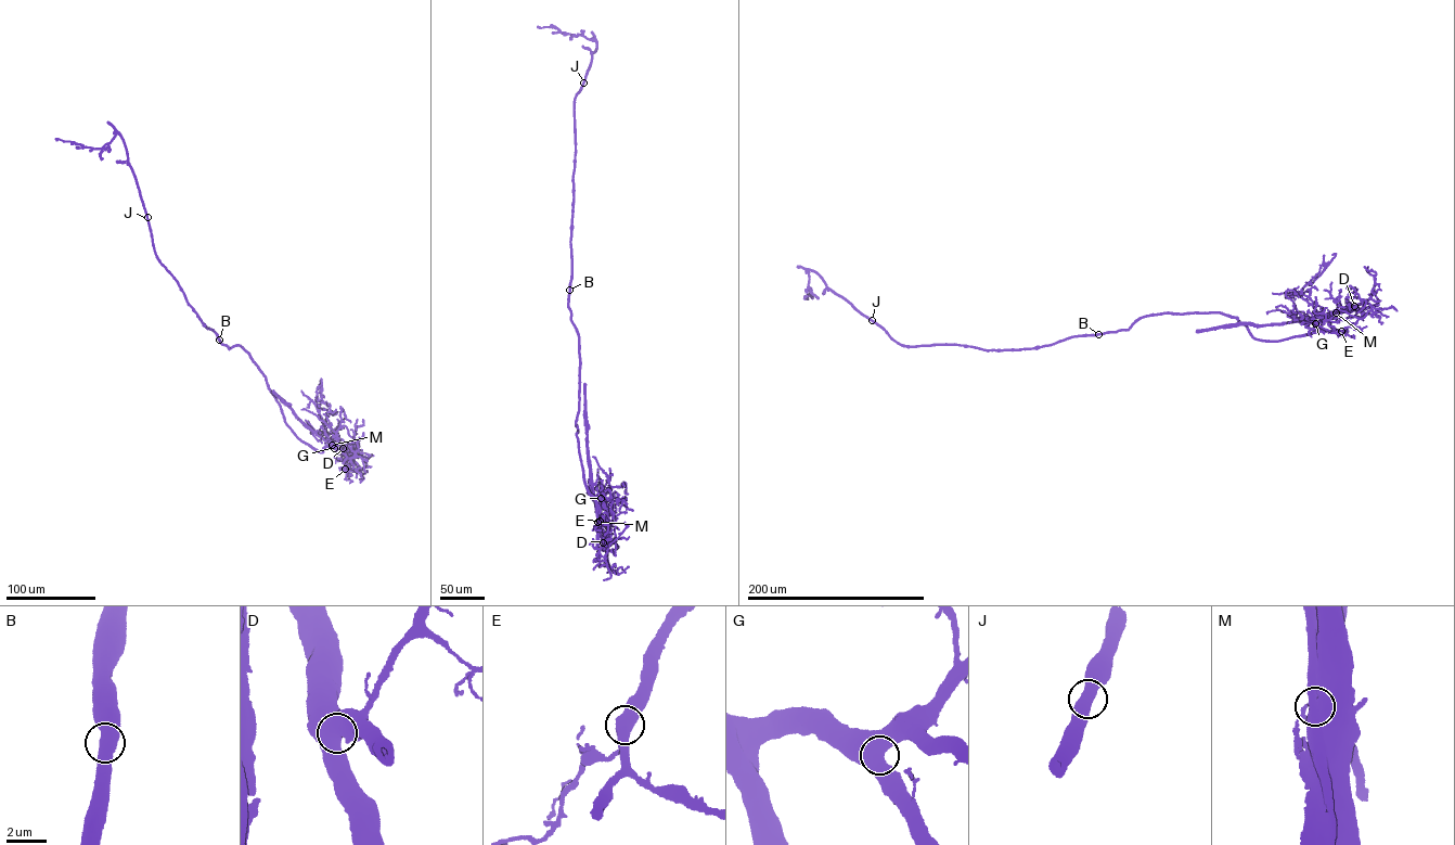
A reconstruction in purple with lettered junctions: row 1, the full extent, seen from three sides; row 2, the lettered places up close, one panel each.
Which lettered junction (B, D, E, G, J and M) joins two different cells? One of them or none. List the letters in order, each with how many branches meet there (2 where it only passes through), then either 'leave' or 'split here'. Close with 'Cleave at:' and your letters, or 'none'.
B: 2 branches meet; leave
D: 1 branches meet; leave
E: 2 branches meet; leave
G: 2 branches meet; leave
J: 2 branches meet; leave
M: 1 branches meet; split here
Cleave at: M

